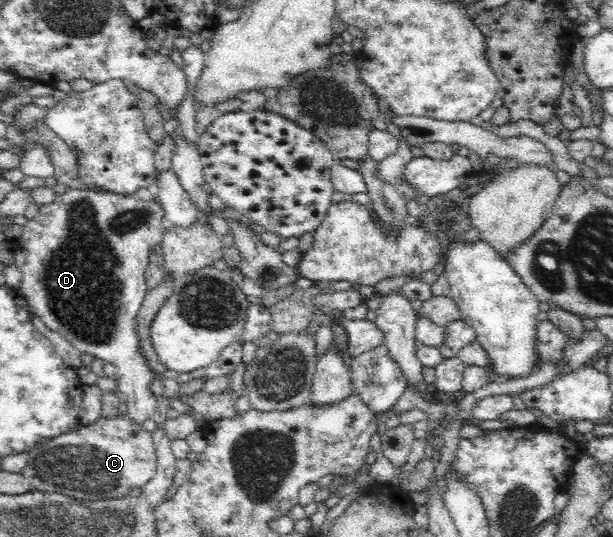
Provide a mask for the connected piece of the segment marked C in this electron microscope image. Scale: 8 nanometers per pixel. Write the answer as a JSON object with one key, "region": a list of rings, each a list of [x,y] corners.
{"region":[[[128,412],[119,413],[117,417],[101,415],[89,426],[81,426],[76,431],[41,440],[28,451],[28,462],[21,474],[31,482],[35,490],[60,493],[76,500],[97,501],[127,497],[131,489],[142,488],[155,475],[158,467],[156,449],[152,434],[133,421]]]}

